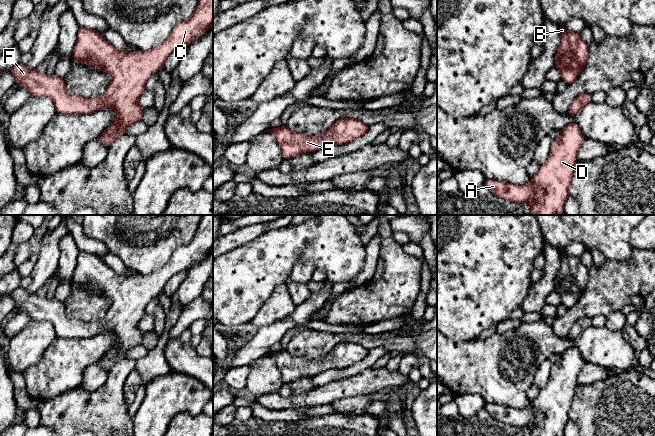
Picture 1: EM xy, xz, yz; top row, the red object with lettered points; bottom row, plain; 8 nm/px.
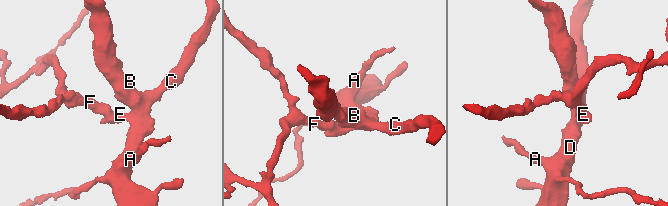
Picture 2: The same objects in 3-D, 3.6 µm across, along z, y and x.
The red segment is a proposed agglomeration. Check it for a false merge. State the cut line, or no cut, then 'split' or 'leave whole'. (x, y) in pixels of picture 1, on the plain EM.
no cut; leave whole

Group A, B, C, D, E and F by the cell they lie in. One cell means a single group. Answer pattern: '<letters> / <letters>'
A B C D E F

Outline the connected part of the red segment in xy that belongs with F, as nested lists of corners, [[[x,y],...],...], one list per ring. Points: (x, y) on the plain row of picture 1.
[[[203,215],[199,223],[197,231],[191,241],[183,246],[179,246],[171,255],[170,260],[161,269],[156,270],[153,273],[146,275],[137,274],[134,276],[120,275],[113,269],[107,266],[103,260],[97,254],[89,252],[79,251],[77,257],[77,265],[73,273],[73,283],[78,287],[82,288],[85,286],[91,293],[101,294],[111,300],[111,305],[107,311],[105,317],[97,322],[83,322],[68,317],[65,314],[65,305],[57,300],[50,300],[47,298],[41,298],[37,294],[31,294],[26,289],[18,287],[9,295],[13,298],[16,309],[26,312],[31,318],[36,321],[50,321],[54,327],[57,337],[61,338],[88,338],[94,335],[111,332],[116,336],[116,341],[111,349],[100,359],[99,364],[107,372],[120,360],[124,359],[130,349],[136,345],[141,345],[144,333],[138,327],[138,323],[142,317],[146,314],[145,309],[147,304],[155,298],[157,295],[163,293],[164,287],[169,279],[177,273],[185,272],[190,269],[196,262],[202,260],[213,248],[213,215]]]

